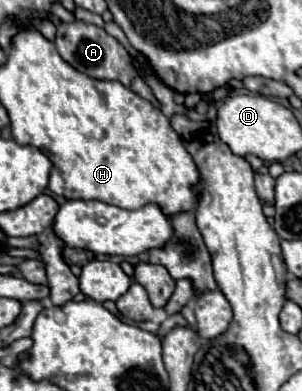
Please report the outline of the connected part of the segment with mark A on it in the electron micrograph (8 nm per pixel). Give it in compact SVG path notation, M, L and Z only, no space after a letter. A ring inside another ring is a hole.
M58 22L58 34L54 40L62 60L66 60L74 70L90 76L90 78L98 78L98 80L116 80L122 82L126 88L130 88L132 80L138 76L132 58L128 54L128 50L114 38L110 36L104 28L98 28L94 24L86 24L86 22Z

